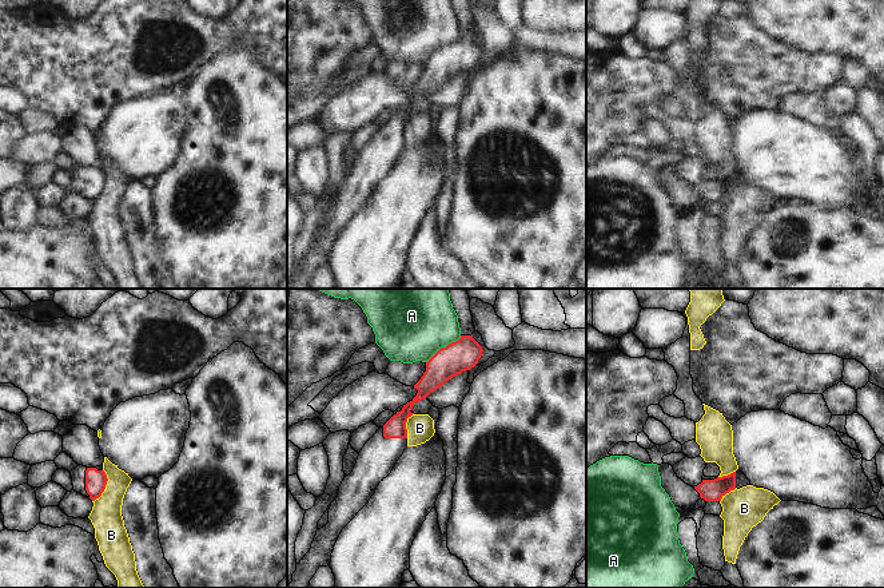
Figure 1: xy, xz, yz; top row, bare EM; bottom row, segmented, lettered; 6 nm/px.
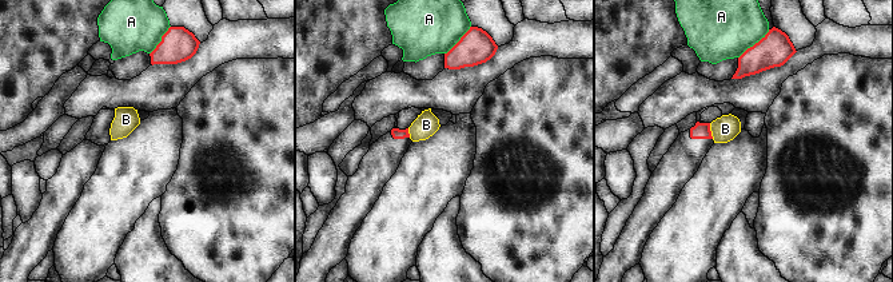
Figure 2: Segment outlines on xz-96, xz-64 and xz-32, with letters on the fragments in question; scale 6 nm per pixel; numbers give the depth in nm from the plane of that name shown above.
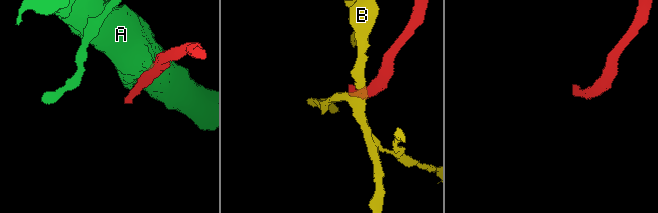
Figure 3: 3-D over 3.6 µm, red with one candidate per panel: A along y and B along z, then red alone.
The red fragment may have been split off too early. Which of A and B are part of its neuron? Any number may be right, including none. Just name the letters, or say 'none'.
none

